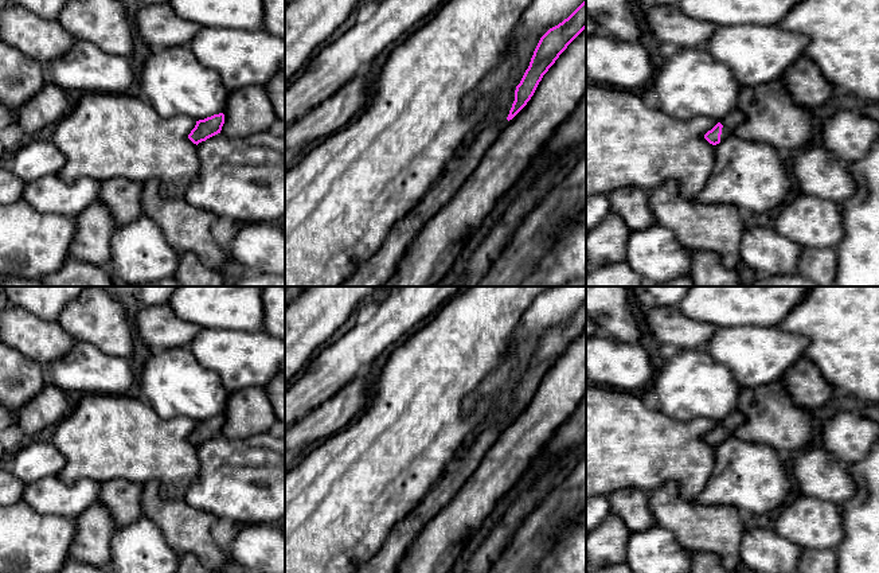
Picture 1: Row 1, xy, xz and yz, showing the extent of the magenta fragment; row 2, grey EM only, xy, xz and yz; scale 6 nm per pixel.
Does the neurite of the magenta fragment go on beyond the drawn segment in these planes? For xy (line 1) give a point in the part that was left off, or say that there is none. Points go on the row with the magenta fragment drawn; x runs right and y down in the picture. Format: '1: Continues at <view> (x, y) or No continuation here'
1: No continuation here

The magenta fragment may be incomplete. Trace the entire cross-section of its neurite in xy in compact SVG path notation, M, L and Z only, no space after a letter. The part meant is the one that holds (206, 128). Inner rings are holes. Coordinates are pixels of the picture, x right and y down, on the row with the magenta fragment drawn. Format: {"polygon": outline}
{"polygon": "M223 113L214 114L204 120L199 120L196 121L195 128L188 135L188 139L198 145L199 143L206 141L207 139L220 133L223 124L224 124Z"}

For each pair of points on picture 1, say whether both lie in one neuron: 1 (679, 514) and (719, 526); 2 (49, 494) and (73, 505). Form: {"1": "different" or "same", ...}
{"1": "same", "2": "same"}

